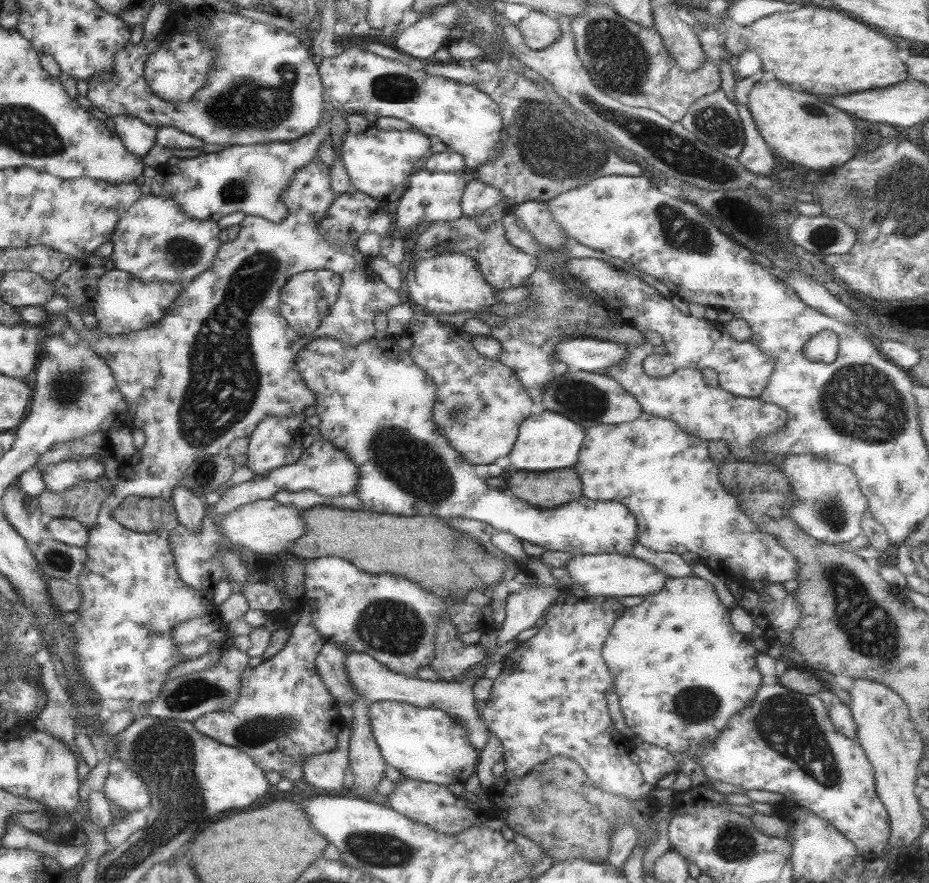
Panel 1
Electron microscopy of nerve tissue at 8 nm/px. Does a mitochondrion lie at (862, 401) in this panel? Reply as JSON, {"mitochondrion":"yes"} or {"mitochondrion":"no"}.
{"mitochondrion":"yes"}

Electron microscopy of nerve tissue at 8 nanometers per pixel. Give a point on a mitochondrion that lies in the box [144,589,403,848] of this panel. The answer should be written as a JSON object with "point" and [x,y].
{"point":[195,692]}

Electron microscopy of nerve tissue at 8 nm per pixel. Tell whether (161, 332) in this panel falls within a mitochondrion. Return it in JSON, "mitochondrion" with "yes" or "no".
{"mitochondrion":"no"}

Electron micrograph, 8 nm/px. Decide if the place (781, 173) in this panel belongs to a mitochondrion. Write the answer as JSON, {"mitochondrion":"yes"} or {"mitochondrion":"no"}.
{"mitochondrion":"no"}

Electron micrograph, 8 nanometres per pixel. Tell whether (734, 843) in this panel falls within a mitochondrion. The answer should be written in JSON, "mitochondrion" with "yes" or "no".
{"mitochondrion":"yes"}

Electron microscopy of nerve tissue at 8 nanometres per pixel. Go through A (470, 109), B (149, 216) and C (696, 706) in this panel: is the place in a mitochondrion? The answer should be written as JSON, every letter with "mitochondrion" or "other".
{"A":"other","B":"other","C":"mitochondrion"}

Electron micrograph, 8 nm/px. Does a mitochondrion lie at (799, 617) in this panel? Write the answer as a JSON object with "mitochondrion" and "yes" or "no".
{"mitochondrion":"no"}

